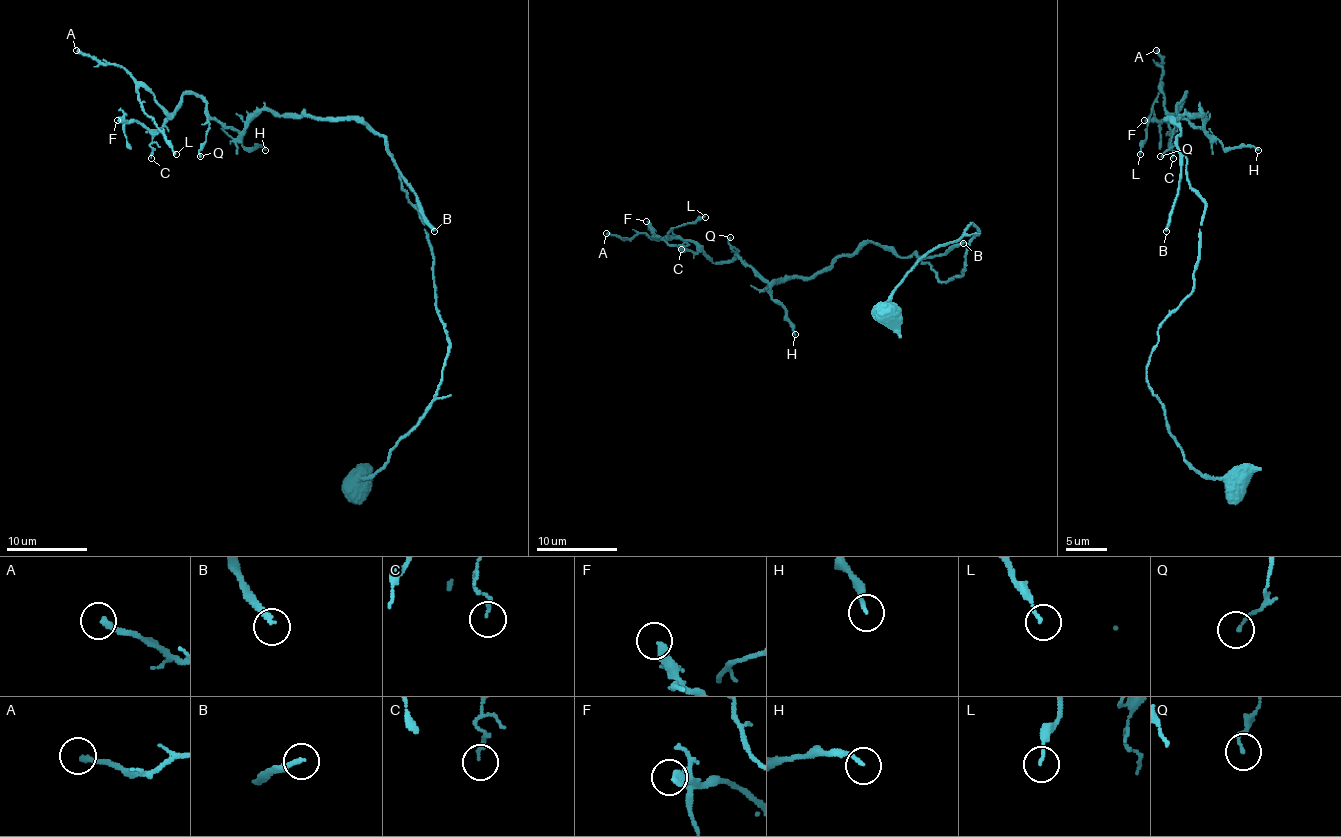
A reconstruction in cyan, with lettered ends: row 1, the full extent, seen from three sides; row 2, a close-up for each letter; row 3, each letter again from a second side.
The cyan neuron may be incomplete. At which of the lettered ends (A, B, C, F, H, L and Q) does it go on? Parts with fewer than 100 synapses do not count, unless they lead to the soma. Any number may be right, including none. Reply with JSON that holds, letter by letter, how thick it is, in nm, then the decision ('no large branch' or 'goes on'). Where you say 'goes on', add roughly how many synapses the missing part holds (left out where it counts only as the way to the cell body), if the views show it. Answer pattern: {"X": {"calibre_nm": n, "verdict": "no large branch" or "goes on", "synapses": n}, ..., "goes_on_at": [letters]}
{"A": {"calibre_nm": 240, "verdict": "no large branch"}, "B": {"calibre_nm": 200, "verdict": "goes on", "synapses": 110}, "C": {"calibre_nm": 120, "verdict": "no large branch"}, "F": {"calibre_nm": 360, "verdict": "no large branch"}, "H": {"calibre_nm": 160, "verdict": "no large branch"}, "L": {"calibre_nm": 120, "verdict": "no large branch"}, "Q": {"calibre_nm": 100, "verdict": "no large branch"}, "goes_on_at": ["B"]}

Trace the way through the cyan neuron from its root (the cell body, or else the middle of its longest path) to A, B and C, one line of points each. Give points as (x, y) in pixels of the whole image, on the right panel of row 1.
A: (1234, 483), (1185, 459), (1146, 378), (1205, 209), (1166, 117), (1205, 117), (1164, 107), (1156, 50)
B: (1234, 483), (1185, 459), (1146, 378), (1158, 325), (1191, 292), (1199, 254), (1205, 203), (1183, 164), (1166, 231)
C: (1234, 483), (1185, 459), (1146, 378), (1199, 254), (1166, 117), (1205, 132), (1187, 93), (1173, 158)

